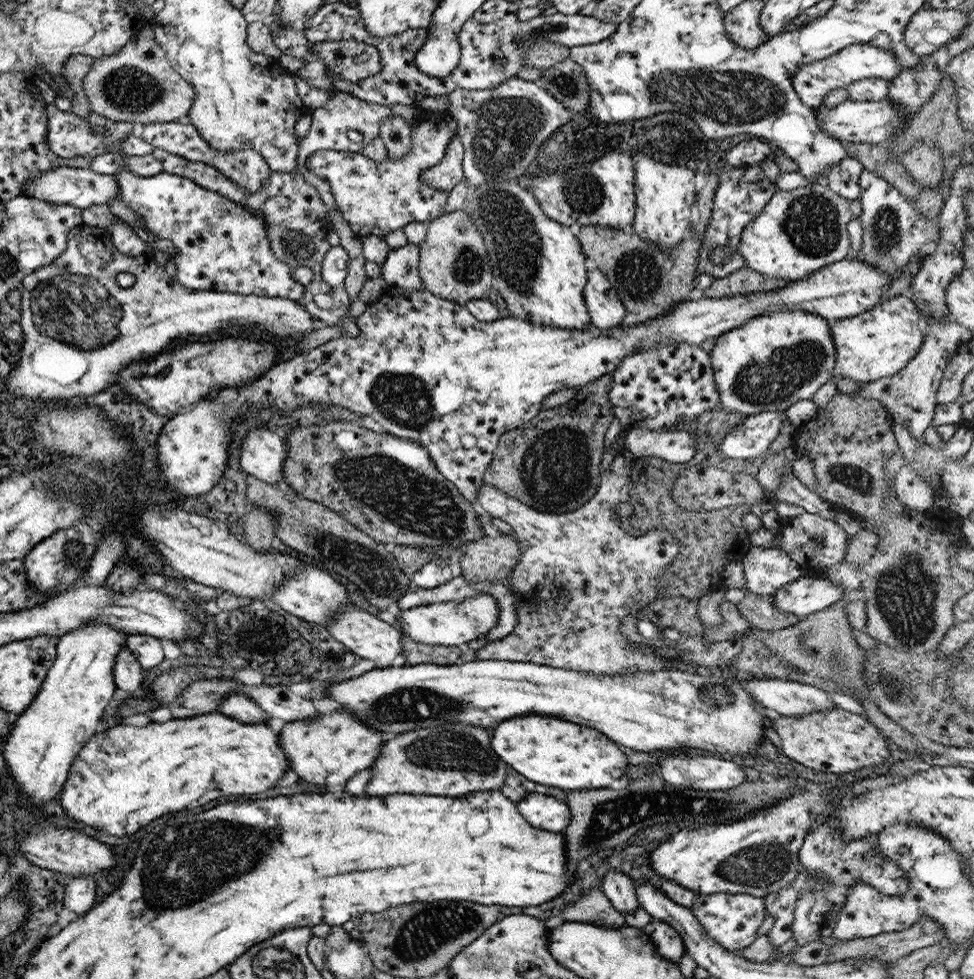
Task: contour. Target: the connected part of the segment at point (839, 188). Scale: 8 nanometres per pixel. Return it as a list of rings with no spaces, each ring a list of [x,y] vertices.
[[[848,157],[832,165],[825,175],[825,184],[850,202],[859,198],[858,180],[862,172],[863,166],[858,159]]]

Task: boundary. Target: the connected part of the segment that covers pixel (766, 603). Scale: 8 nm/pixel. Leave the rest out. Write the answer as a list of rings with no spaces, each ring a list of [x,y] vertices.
[[[747,591],[745,597],[737,603],[739,613],[754,626],[763,631],[785,629],[800,620],[800,616],[784,612],[773,605],[773,595],[760,595]]]

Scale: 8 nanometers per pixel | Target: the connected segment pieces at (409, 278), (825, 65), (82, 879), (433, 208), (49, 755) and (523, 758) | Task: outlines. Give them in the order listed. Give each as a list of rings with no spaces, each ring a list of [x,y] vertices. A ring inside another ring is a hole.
[[[410,244],[390,249],[381,268],[381,276],[388,285],[423,290],[419,273],[419,248]]]
[[[851,44],[828,58],[800,67],[791,78],[791,85],[806,106],[816,109],[823,104],[824,97],[831,90],[864,79],[886,79],[892,83],[893,78],[901,72],[900,63],[893,52],[872,44]]]
[[[68,876],[63,906],[76,916],[94,908],[96,902],[96,881],[93,876]]]
[[[421,108],[419,111],[418,127],[411,129],[410,152],[399,160],[387,156],[376,165],[376,162],[361,152],[344,154],[324,149],[312,153],[304,160],[304,166],[308,166],[310,172],[328,183],[332,202],[337,205],[352,232],[362,239],[368,236],[383,239],[412,221],[428,223],[442,215],[446,209],[446,201],[441,199],[438,188],[430,188],[420,177],[424,170],[440,165],[451,138],[458,134],[457,120],[447,111],[428,112]]]
[[[90,623],[58,638],[56,660],[36,698],[6,736],[1,754],[8,767],[6,774],[26,798],[26,804],[44,806],[63,789],[73,760],[96,733],[96,725],[117,691],[114,663],[125,637],[110,625]]]
[[[523,715],[504,720],[493,730],[490,741],[496,754],[513,770],[537,784],[571,792],[582,791],[582,789],[591,791],[592,789],[603,789],[608,785],[622,784],[622,776],[628,770],[626,754],[620,751],[619,744],[594,728],[571,721],[542,715]]]

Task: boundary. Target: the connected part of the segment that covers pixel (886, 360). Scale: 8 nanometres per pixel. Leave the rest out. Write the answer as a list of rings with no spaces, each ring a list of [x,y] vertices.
[[[902,294],[877,304],[870,311],[859,313],[857,316],[832,321],[829,325],[836,349],[835,367],[832,369],[830,380],[835,378],[850,378],[856,382],[872,382],[886,376],[892,376],[902,370],[916,355],[927,337],[922,325],[919,309],[907,294]]]

